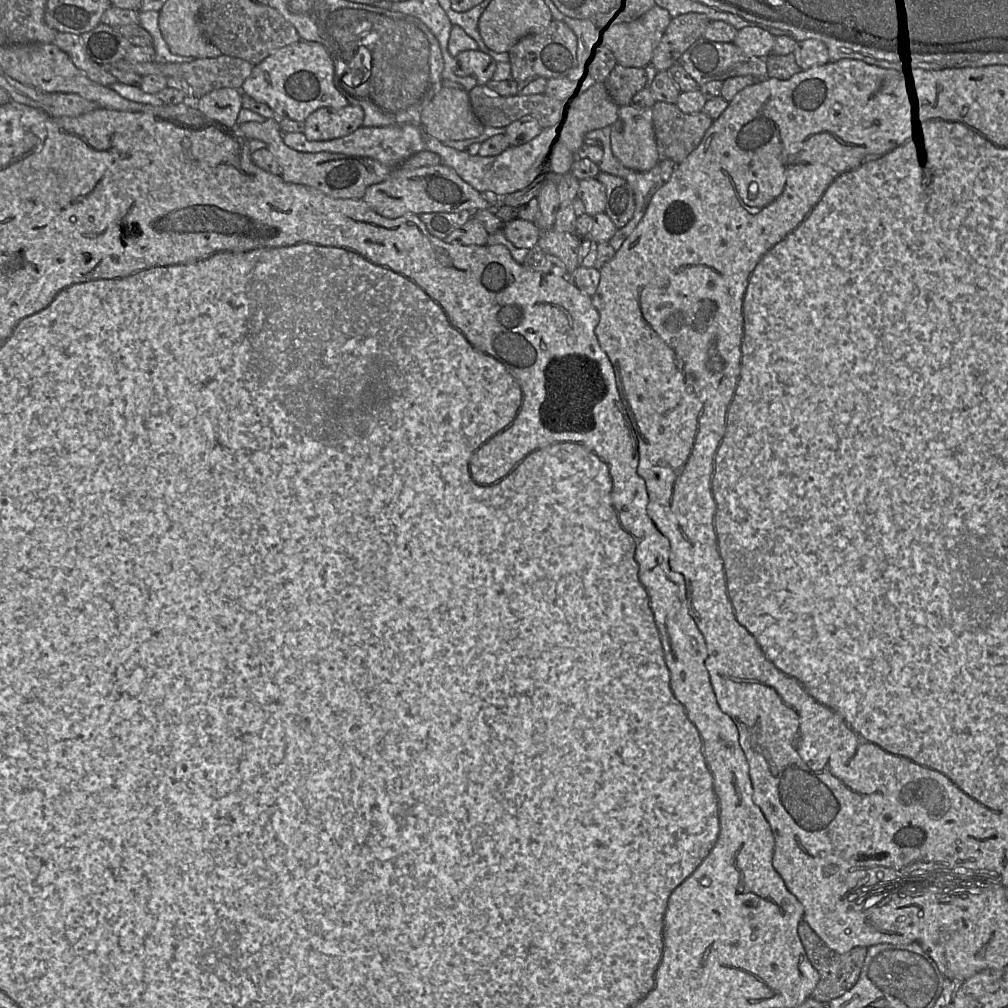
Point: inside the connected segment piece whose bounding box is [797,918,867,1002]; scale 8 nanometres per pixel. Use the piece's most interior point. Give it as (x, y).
(838, 972)

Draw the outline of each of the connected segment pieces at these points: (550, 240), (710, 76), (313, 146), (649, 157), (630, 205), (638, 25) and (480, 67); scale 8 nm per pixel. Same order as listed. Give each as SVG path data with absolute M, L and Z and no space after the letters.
M548 230L542 232L538 248L541 251L560 259L568 271L568 276L578 267L578 251L581 239L578 236Z
M705 37L699 38L687 49L680 57L679 63L697 82L699 87L707 82L724 82L729 78L740 76L751 76L756 81L769 78L766 59L747 56L733 42L713 42Z
M410 124L386 127L360 127L341 138L328 141L307 140L303 132L283 132L284 143L302 152L332 152L374 159L390 168L401 166L409 157L424 150L423 131Z
M621 106L619 117L611 127L611 148L615 158L626 168L647 172L659 164L652 107Z
M600 172L597 176L606 190L605 212L617 229L625 227L635 212L635 195L628 182L618 176Z
M653 6L639 18L606 29L605 44L612 50L618 65L645 68L651 63L671 20L666 9Z
M463 50L454 57L455 74L461 77L473 77L480 85L486 85L492 79L497 62L488 54L477 50Z

